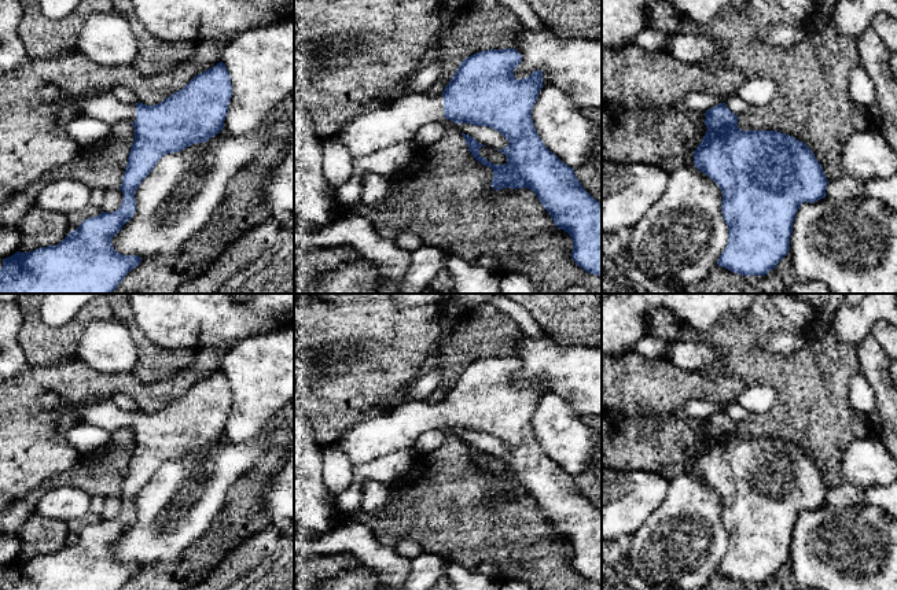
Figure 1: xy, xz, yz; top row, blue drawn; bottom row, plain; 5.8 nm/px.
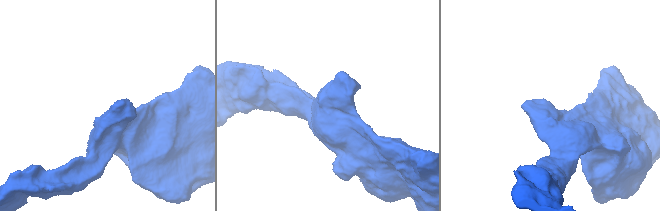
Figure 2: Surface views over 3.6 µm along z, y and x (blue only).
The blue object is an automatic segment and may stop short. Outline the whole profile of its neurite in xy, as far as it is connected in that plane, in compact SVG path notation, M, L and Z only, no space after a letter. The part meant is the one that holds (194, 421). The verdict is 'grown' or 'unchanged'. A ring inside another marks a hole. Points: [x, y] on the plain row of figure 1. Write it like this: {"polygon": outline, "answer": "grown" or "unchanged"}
{"polygon": "M220 369L154 413L122 412L113 399L71 408L77 423L99 425L110 434L126 428L135 435L120 494L122 512L113 520L84 527L56 553L4 565L0 590L121 590L141 565L117 560L111 546L133 524L137 494L163 462L206 450L220 440L231 405L231 384Z", "answer": "grown"}

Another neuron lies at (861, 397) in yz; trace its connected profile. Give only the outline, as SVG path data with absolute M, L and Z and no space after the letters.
M856 375L849 379L849 402L864 414L871 414L876 410L875 392L864 376Z

